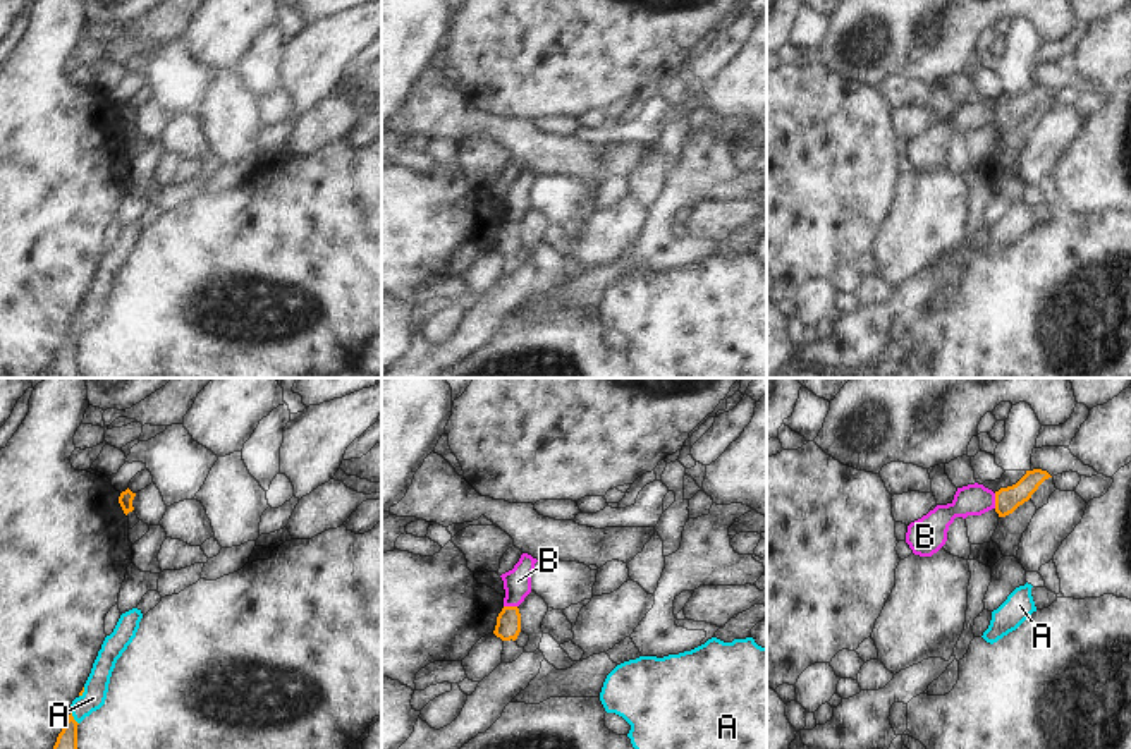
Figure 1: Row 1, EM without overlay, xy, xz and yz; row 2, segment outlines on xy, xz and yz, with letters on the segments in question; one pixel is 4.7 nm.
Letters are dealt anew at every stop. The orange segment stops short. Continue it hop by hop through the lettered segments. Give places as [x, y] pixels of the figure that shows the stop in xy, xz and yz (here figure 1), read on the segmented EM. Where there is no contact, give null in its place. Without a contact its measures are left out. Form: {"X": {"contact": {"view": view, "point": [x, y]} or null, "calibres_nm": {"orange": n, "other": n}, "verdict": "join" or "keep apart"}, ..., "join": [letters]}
{"A": {"contact": {"view": "xy", "point": [73, 718]}, "calibres_nm": {"orange": 100, "other": 110}, "verdict": "keep apart"}, "B": {"contact": {"view": "yz", "point": [996, 500]}, "calibres_nm": {"orange": 110, "other": 140}, "verdict": "keep apart"}, "join": []}

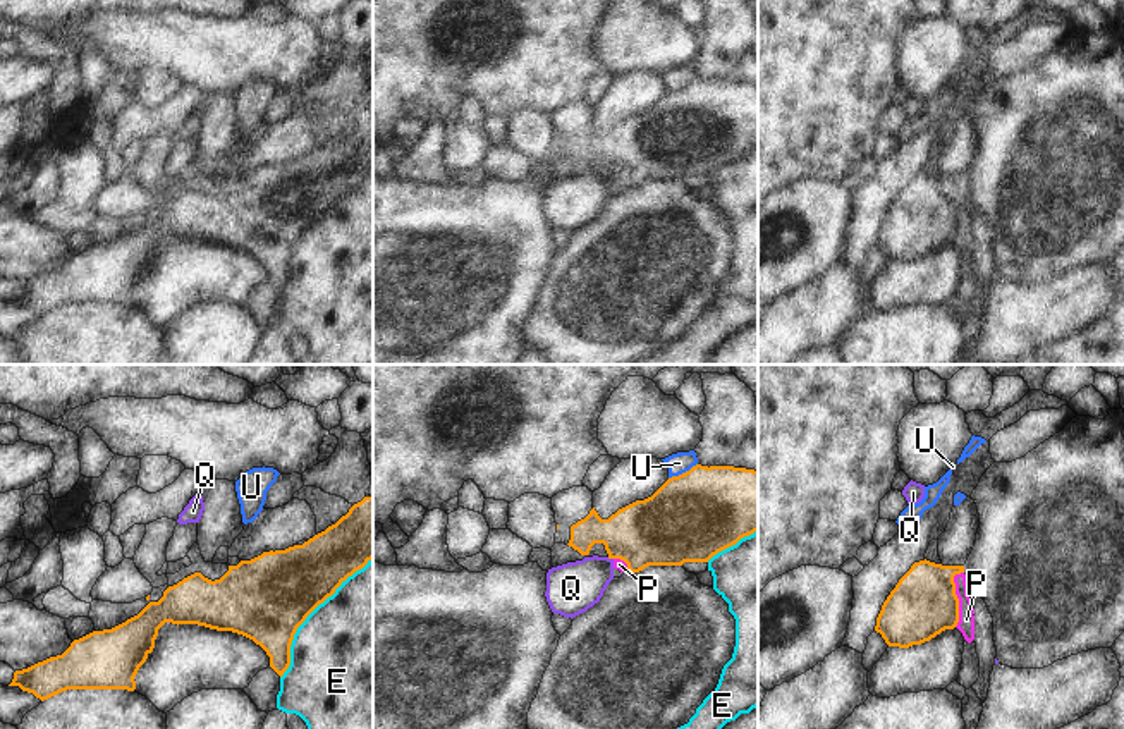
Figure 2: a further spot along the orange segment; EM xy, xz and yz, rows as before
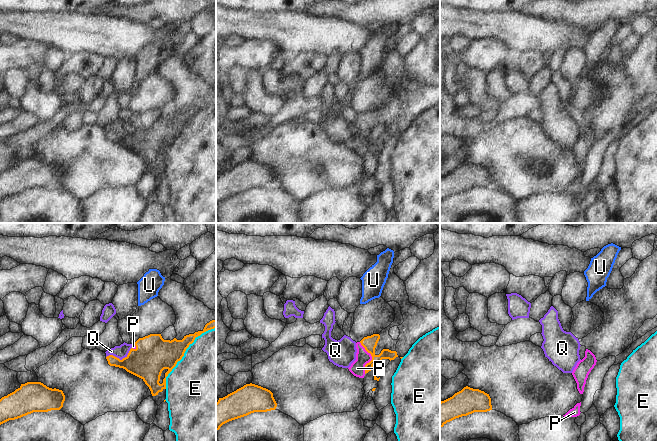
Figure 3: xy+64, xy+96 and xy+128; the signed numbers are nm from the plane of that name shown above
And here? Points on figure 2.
{"E": {"contact": {"view": "xy", "point": [308, 614]}, "calibres_nm": {"orange": 400, "other": 500}, "verdict": "keep apart"}, "P": {"contact": {"view": "yz", "point": [956, 597]}, "calibres_nm": {"orange": 320, "other": 80}, "verdict": "join"}, "Q": {"contact": {"view": "xz", "point": [610, 557]}, "calibres_nm": {"orange": 320, "other": 240}, "verdict": "keep apart"}, "U": {"contact": {"view": "xz", "point": [683, 473]}, "calibres_nm": {"orange": 420, "other": 100}, "verdict": "keep apart"}, "join": ["P"]}

